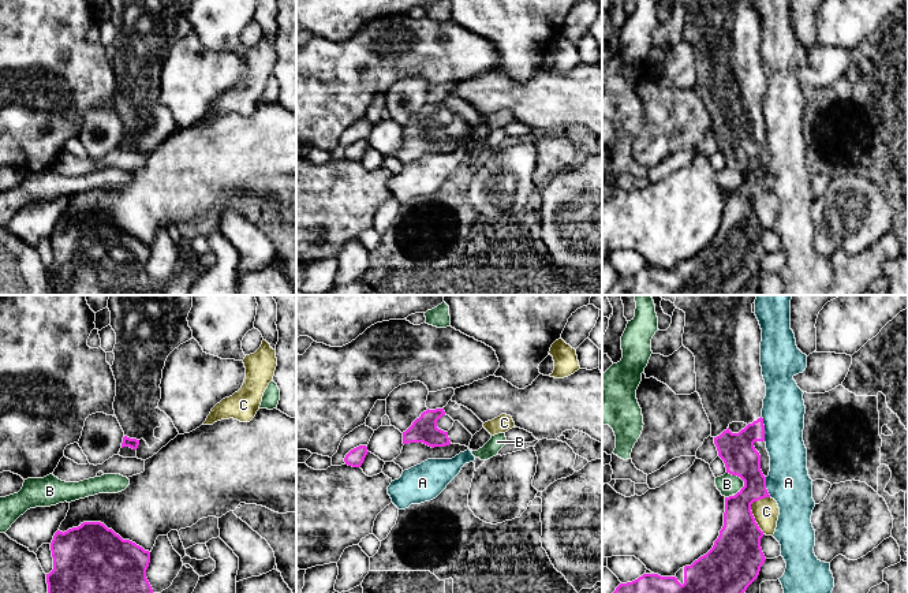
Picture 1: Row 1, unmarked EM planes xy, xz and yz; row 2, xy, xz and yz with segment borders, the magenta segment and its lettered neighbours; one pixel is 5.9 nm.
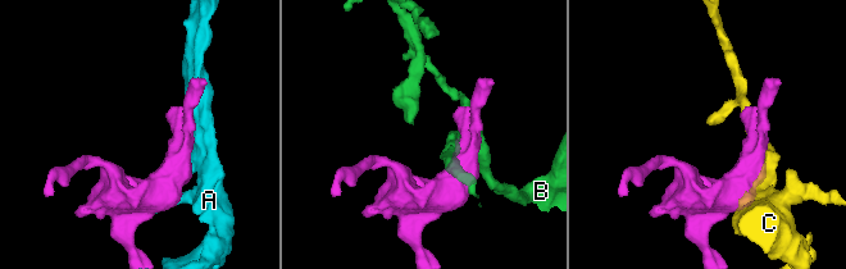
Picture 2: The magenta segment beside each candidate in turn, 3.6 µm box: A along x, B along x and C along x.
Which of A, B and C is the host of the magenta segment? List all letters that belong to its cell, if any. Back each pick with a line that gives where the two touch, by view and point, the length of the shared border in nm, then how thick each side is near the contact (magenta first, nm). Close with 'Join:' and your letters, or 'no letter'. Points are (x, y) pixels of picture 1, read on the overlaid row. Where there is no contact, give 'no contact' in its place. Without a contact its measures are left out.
Join: no letter

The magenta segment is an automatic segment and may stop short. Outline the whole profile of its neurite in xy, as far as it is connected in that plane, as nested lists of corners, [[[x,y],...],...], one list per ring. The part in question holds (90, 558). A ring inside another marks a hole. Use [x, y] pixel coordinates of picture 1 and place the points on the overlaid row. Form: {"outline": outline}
{"outline": [[[83,522],[67,532],[57,530],[51,542],[53,570],[46,574],[48,593],[153,593],[146,578],[150,552],[130,540],[123,540],[101,522]]]}

